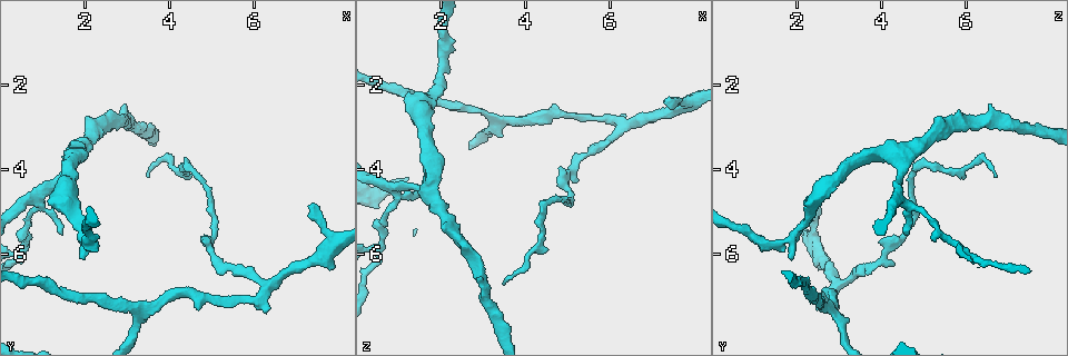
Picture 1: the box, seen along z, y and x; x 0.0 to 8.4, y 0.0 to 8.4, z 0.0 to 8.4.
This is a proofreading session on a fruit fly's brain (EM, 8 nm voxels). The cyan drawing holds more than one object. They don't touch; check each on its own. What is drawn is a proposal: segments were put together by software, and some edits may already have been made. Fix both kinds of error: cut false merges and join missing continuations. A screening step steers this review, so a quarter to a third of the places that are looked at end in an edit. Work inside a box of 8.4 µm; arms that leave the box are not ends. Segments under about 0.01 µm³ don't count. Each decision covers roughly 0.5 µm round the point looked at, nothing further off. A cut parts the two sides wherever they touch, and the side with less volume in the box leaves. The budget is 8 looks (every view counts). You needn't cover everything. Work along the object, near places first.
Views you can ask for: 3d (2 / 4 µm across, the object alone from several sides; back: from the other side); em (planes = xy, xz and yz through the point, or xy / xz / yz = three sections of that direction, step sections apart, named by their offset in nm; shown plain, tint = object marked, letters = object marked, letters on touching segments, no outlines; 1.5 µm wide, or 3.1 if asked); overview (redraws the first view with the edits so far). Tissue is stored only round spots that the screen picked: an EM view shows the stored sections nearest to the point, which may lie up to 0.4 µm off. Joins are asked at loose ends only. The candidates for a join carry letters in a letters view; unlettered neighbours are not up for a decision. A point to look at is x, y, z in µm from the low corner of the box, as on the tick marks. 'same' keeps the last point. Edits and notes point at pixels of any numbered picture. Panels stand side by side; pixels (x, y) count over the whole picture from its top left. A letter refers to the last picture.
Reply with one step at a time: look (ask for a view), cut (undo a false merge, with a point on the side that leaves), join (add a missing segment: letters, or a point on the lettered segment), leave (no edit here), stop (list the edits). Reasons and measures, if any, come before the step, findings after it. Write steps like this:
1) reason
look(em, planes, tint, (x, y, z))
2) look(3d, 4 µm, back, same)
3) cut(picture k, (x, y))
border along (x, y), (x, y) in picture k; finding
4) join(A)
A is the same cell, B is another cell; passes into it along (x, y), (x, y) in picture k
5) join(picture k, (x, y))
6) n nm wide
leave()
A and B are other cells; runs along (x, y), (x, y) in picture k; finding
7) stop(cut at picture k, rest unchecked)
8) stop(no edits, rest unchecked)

thin end
look(em, xz, step 4, letters, (1.50, 5.50, 4.60))

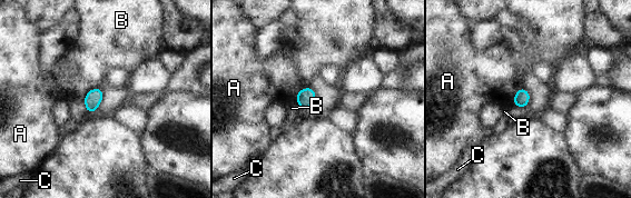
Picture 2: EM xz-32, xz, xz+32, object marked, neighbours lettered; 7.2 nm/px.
leave()
A, B and C are other cells; none of them fits

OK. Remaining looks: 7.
branch stops here
look(3d, 4 µm, back, (7.30, 4.85, 2.40))

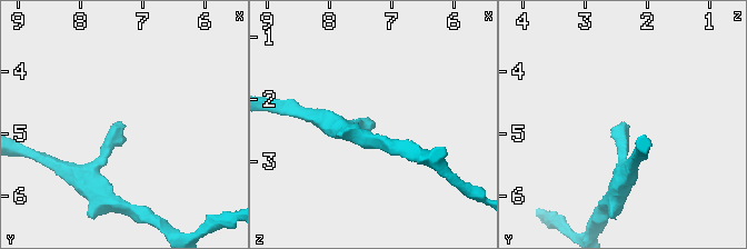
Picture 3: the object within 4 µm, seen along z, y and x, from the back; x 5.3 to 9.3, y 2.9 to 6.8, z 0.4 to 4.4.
look(em, xz, step 4, plain, (7.30, 4.90, 2.45))

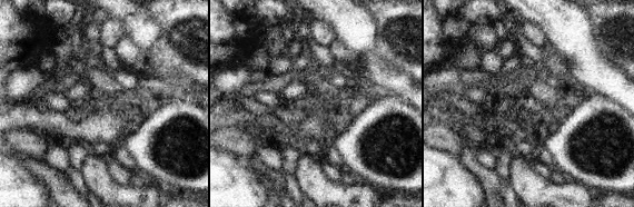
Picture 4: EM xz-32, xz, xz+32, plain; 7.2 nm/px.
look(em, xz, step 4, letters, same)

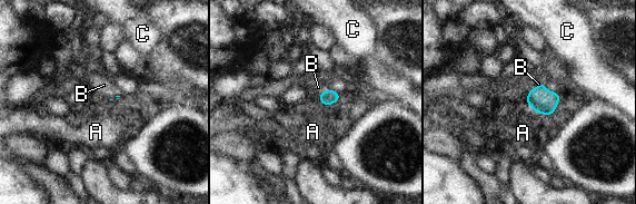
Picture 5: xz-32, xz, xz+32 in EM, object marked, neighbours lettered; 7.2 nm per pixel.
join(B)
B is the same cell, A and C are other cells; passes into it along (328, 97), (325, 91), (318, 87) in picture 5; it goes on there

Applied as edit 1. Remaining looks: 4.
look(overview)

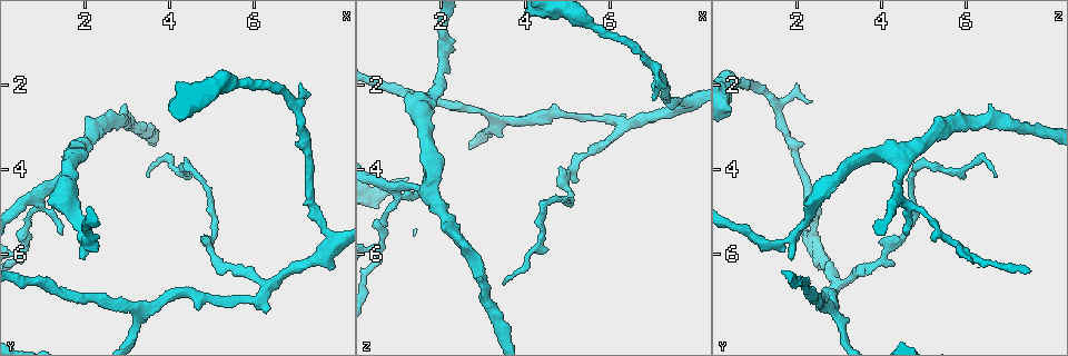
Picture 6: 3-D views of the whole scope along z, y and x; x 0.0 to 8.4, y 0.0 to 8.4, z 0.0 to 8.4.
look(3d, 2 µm, (5.35, 6.30, 3.60))

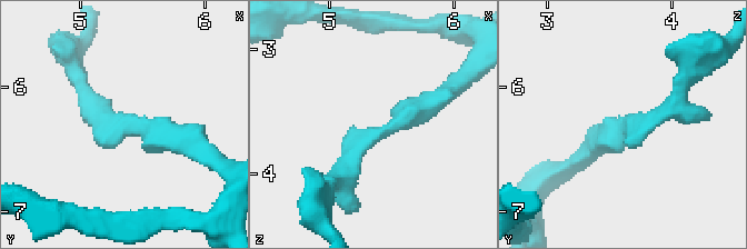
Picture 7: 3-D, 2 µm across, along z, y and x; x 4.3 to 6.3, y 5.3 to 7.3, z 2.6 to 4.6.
arms of 170, 180 nm; now the EM
look(em, yz, step 4, tint, (5.38, 6.30, 3.66))

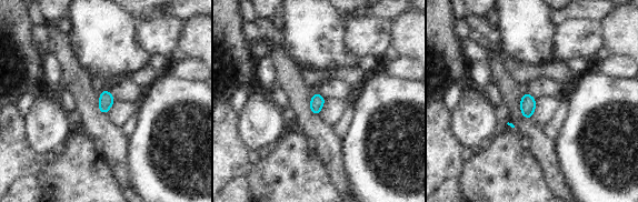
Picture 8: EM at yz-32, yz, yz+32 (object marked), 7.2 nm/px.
look(em, planes, letters, same)

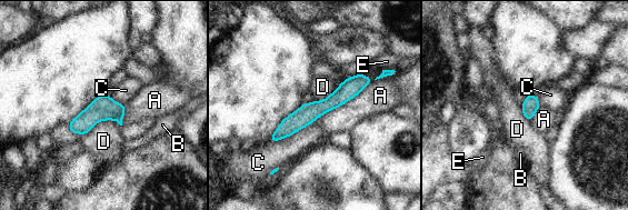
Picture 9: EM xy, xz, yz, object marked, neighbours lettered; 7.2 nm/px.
leave()
A, B, C, D and E are other cells; continuous, no second cell

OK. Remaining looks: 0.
stop(join at picture 5, rest unchecked)

